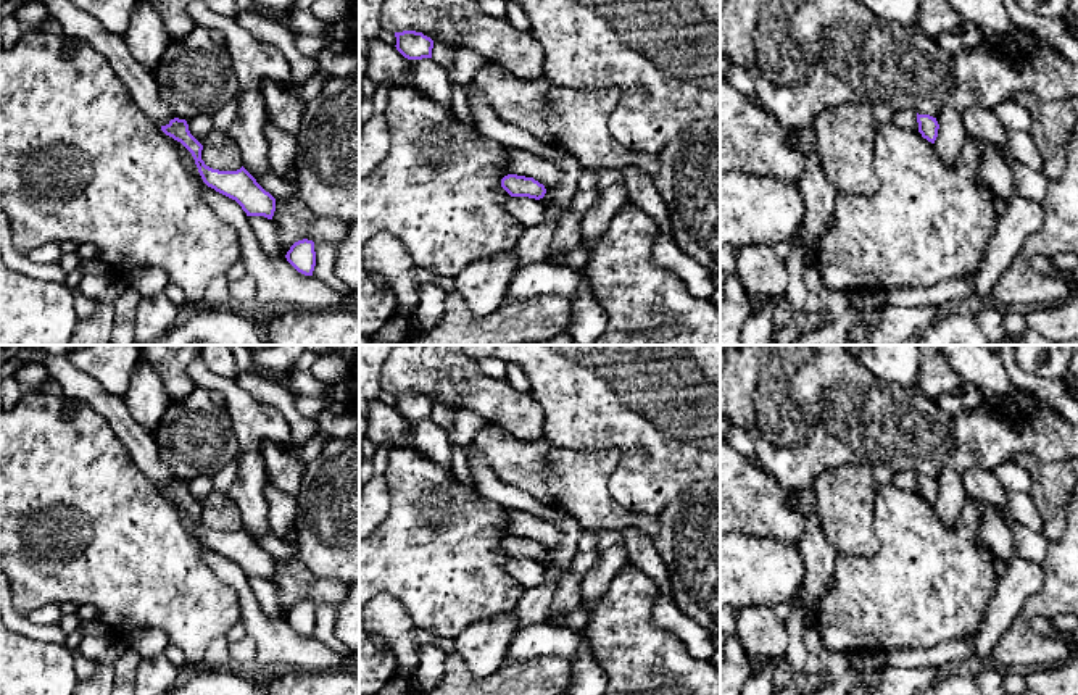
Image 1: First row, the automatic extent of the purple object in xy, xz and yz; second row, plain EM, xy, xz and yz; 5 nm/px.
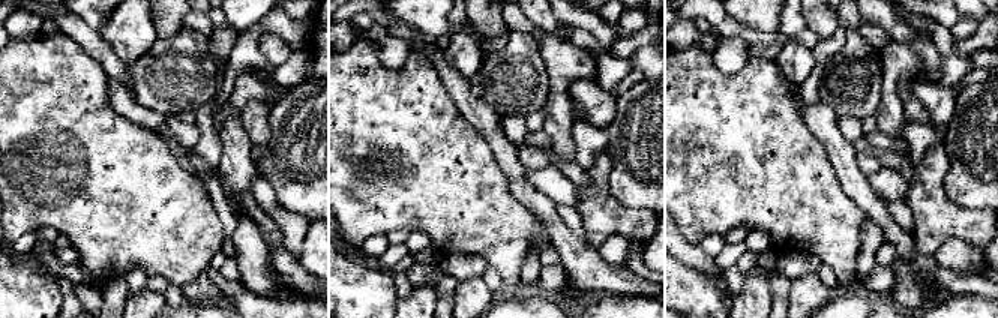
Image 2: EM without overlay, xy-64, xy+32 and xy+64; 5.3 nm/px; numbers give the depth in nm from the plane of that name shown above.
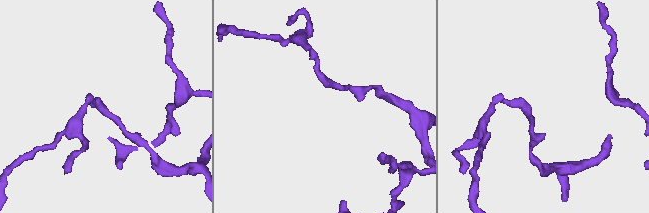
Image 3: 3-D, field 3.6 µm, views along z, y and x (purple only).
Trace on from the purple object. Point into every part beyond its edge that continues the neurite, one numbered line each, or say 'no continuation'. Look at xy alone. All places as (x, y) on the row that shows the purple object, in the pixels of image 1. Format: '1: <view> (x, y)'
no continuation

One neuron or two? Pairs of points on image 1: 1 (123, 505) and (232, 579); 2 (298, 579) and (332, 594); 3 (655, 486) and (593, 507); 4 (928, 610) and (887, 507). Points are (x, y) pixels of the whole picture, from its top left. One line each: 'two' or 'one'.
1: two
2: one
3: two
4: one

